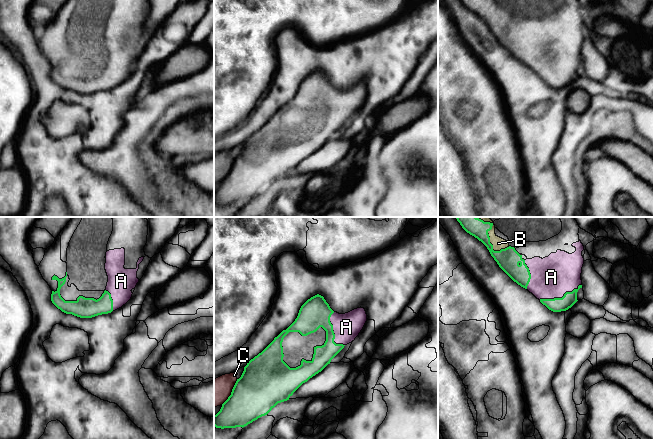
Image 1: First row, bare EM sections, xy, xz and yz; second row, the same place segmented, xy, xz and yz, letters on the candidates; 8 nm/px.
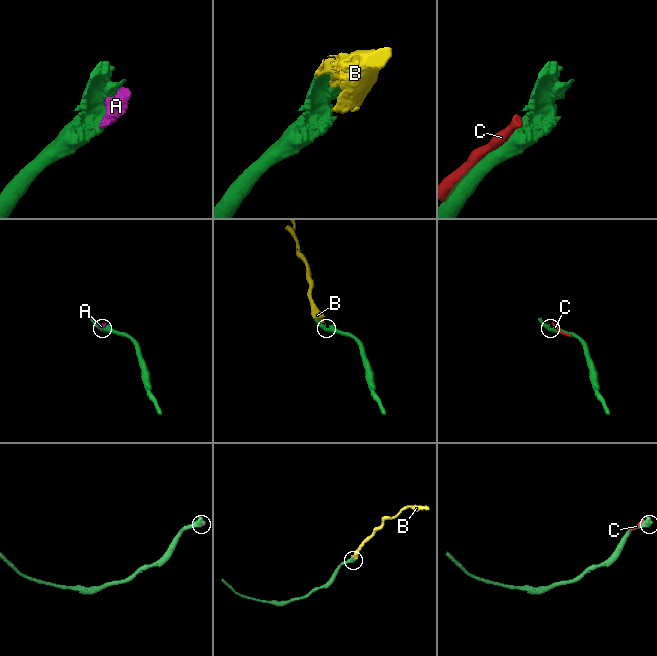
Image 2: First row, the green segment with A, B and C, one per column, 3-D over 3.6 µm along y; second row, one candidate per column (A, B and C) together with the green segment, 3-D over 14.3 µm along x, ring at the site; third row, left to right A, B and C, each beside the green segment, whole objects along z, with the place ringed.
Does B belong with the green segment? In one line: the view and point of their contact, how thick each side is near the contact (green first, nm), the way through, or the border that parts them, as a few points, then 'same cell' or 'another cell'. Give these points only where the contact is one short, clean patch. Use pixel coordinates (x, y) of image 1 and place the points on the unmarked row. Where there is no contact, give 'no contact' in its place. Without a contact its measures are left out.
meets green in yz at (491, 20); 190 nm thick on the green side, 100 nm on the other; same cell

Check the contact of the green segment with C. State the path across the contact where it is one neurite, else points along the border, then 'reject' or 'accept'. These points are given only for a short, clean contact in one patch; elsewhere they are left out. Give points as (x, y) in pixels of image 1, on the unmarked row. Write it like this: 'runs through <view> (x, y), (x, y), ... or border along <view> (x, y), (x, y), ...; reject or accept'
reject

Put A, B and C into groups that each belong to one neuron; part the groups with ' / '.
A B / C

